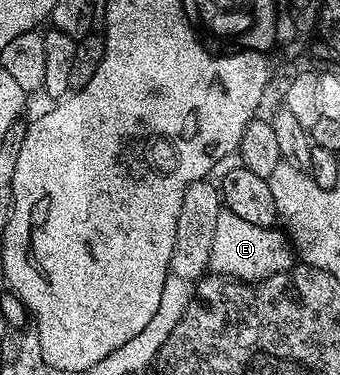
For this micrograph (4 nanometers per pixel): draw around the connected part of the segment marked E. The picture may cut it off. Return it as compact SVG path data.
M222 211L219 223L215 223L215 240L211 243L209 269L214 274L235 281L256 283L276 273L287 273L294 268L295 253L280 228L264 229L239 219L239 215Z

